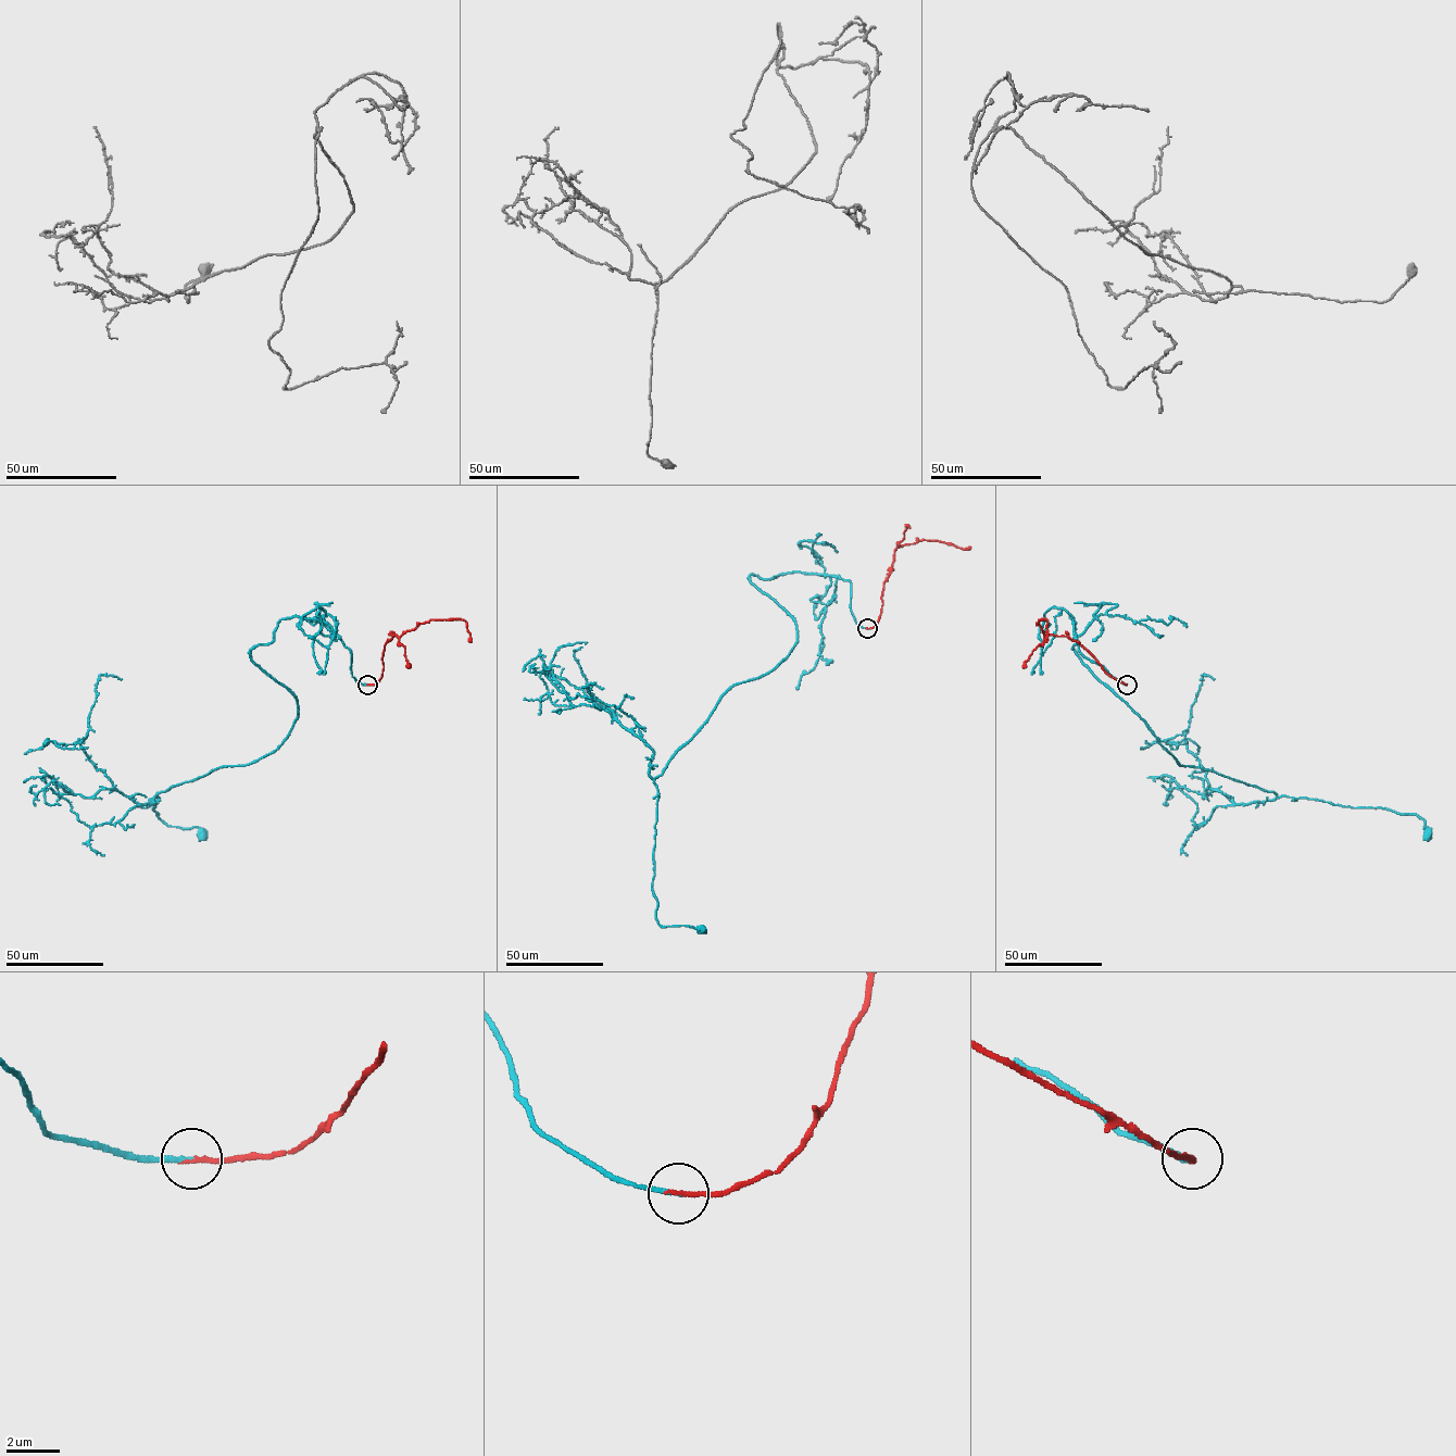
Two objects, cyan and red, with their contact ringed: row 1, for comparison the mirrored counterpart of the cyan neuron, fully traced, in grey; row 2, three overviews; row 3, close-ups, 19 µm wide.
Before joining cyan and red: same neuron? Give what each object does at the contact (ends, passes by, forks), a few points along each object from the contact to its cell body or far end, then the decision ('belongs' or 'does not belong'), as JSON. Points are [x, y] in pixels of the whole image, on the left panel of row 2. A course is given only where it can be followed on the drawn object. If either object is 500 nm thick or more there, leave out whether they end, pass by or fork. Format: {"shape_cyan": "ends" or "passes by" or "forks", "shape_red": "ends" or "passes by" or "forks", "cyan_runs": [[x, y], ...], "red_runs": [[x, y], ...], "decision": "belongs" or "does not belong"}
{"shape_cyan": "ends", "shape_red": "ends", "cyan_runs": [[367, 685], [325, 622], [281, 619], [250, 654], [295, 697], [290, 732], [154, 798], [167, 826], [201, 835]], "red_runs": [[367, 685], [381, 678], [385, 644], [421, 624], [460, 618], [466, 622], [468, 641]], "decision": "belongs"}

